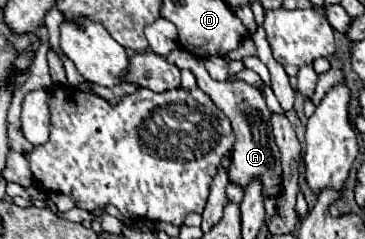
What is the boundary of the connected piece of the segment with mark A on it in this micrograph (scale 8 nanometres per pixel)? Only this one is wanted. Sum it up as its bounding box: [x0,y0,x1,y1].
[167,47,281,199]

